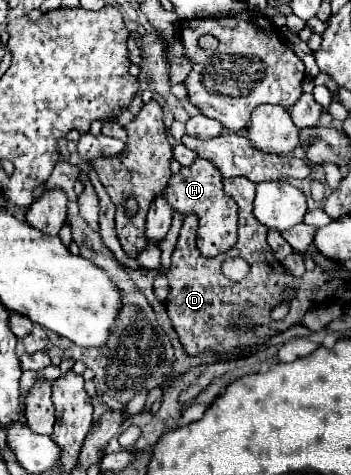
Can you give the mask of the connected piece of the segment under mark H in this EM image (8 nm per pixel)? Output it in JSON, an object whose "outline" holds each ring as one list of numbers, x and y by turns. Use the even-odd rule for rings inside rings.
{"outline":[[196,159,192,165,182,167,178,175,170,177,170,185,166,187,166,201,168,205,186,215,196,215,198,217,198,237,196,245,200,249,200,255,204,257,216,257,220,253,226,253,234,247,236,243,236,227,238,227,238,207,234,199,230,199,222,191,222,177,218,169,204,159]]}

